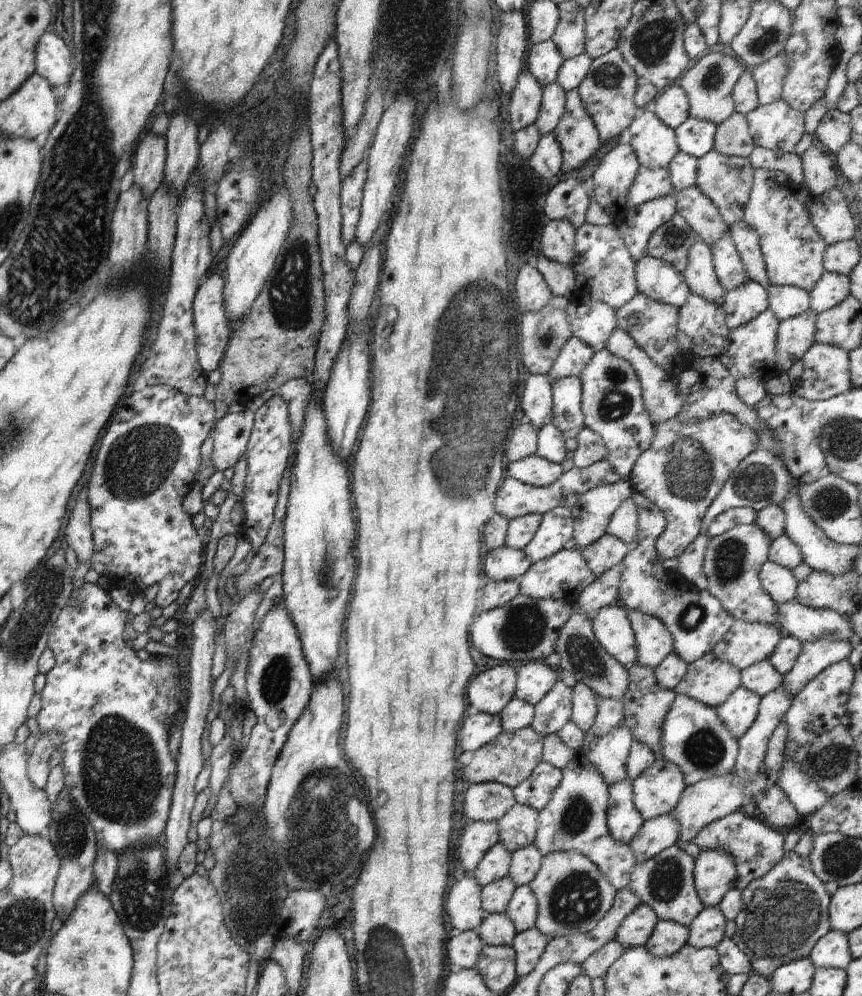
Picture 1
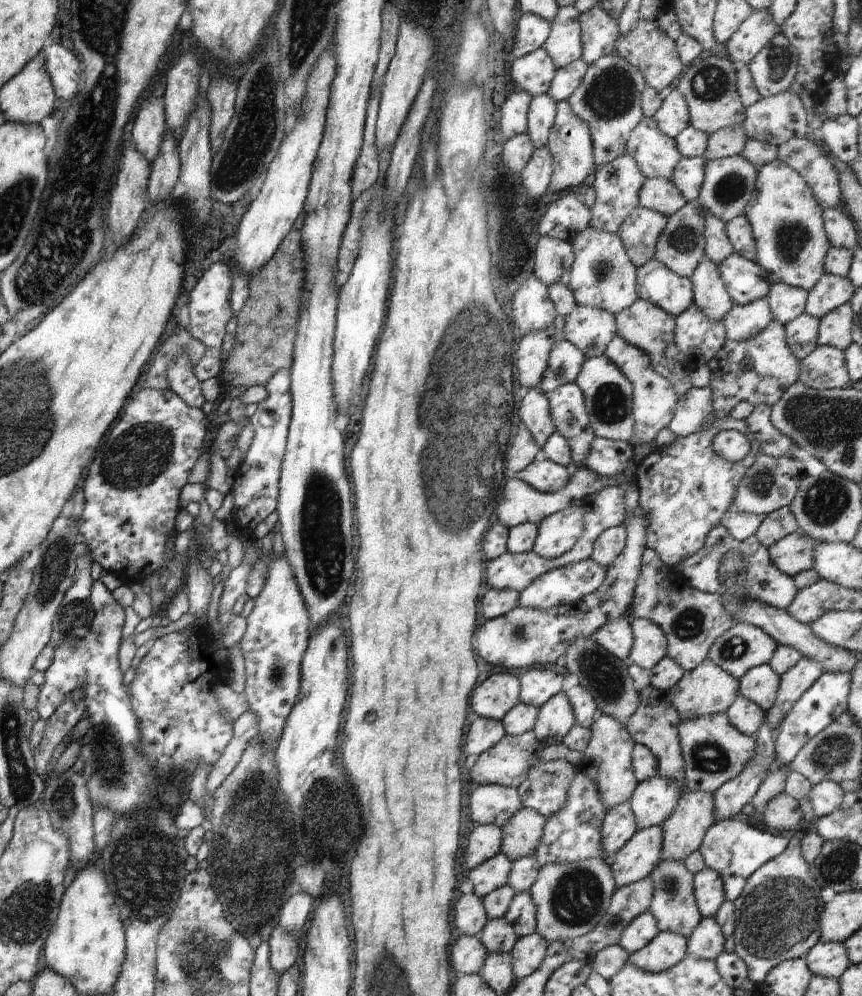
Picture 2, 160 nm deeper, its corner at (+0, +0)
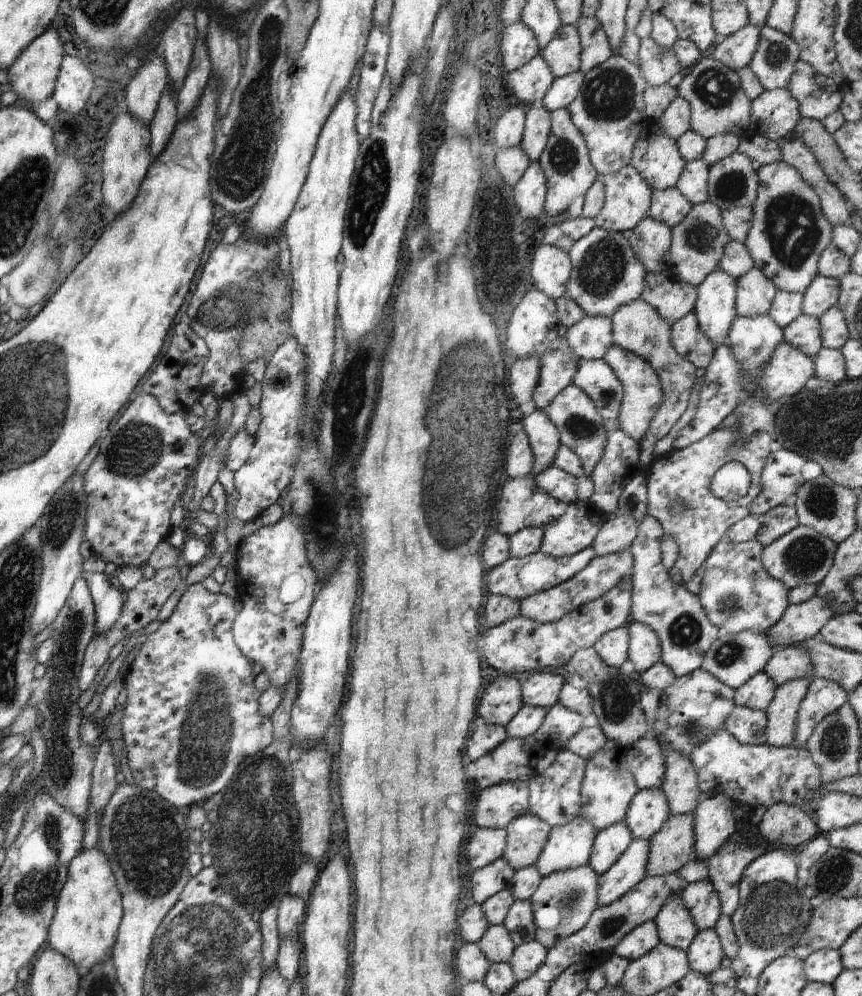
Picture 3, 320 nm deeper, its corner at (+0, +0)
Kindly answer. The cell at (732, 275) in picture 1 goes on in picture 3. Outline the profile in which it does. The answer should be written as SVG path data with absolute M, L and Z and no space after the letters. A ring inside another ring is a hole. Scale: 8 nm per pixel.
M752 267L736 283L738 317L755 317L768 315L777 288L762 274L759 268Z

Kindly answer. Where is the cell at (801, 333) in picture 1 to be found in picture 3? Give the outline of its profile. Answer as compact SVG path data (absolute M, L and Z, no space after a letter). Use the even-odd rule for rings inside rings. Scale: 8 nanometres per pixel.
M800 315L783 328L783 338L792 347L814 358L821 345L820 325L816 317Z

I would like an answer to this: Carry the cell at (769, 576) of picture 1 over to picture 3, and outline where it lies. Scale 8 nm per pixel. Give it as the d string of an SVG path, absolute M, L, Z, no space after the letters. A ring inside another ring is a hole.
M722 540L703 562L703 581L696 596L720 636L740 631L765 633L782 618L789 607L789 590L786 585L772 578L762 566L763 550L764 547L756 540L743 543Z

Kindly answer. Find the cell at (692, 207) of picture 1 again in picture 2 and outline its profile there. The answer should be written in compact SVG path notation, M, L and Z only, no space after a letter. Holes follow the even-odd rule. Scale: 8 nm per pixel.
M701 209L703 214L705 229L705 257L710 259L717 266L726 260L732 253L735 253L734 247L730 244L730 239L728 238L725 222L716 218L709 211Z

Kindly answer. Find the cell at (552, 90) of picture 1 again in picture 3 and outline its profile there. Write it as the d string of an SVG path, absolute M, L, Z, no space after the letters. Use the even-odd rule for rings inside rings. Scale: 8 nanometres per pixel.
M541 101L525 106L525 129L520 148L531 162L539 160L551 135L551 112Z

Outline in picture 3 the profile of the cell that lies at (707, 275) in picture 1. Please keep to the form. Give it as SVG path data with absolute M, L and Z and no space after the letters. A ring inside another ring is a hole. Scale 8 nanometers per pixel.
M718 268L698 286L694 314L698 326L715 350L728 344L730 327L737 317L736 280Z

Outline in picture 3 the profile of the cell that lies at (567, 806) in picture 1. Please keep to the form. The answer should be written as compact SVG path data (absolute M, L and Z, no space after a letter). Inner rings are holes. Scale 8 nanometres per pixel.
M582 816L561 827L551 827L548 840L534 864L538 872L547 877L587 865L597 832L592 823Z

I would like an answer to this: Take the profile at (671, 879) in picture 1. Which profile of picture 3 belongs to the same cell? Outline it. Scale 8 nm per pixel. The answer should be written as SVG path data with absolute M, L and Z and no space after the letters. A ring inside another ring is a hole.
M681 892L666 899L654 922L660 943L687 951L699 930L682 902Z

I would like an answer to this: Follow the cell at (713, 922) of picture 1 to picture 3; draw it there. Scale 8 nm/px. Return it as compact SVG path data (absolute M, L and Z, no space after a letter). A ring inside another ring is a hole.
M714 929L698 931L687 950L690 971L709 977L724 960L721 940Z

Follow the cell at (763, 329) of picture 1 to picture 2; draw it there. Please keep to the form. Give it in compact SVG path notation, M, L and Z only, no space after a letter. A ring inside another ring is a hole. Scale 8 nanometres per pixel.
M774 320L758 336L746 341L728 339L708 366L711 368L709 386L713 390L713 415L706 418L702 428L726 417L738 402L771 407L790 385L798 382L801 373L801 360L791 354L785 325Z

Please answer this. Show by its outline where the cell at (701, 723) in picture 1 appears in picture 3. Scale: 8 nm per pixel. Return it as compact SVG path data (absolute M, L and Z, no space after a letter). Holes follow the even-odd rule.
M724 726L689 756L694 765L702 799L727 795L734 802L748 806L766 806L786 803L800 807L807 815L814 816L819 807L821 774L813 763L810 753L800 747L775 747L766 742L763 745L745 745L737 741Z

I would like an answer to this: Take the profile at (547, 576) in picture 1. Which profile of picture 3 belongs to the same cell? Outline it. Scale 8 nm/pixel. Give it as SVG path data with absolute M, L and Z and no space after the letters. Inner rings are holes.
M626 549L603 557L594 557L578 574L570 580L556 585L547 591L542 591L520 601L521 615L540 624L560 620L565 614L580 608L583 604L595 601L610 589L618 586L633 571L633 554Z

